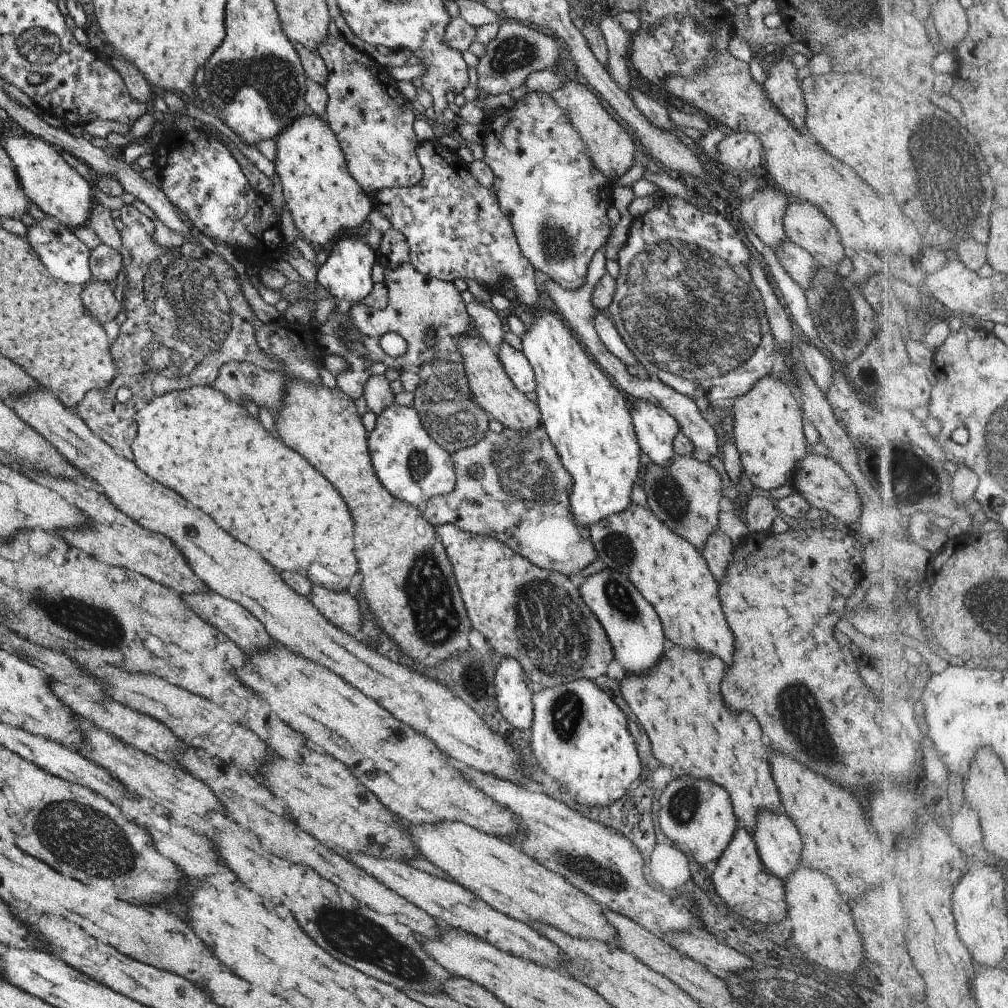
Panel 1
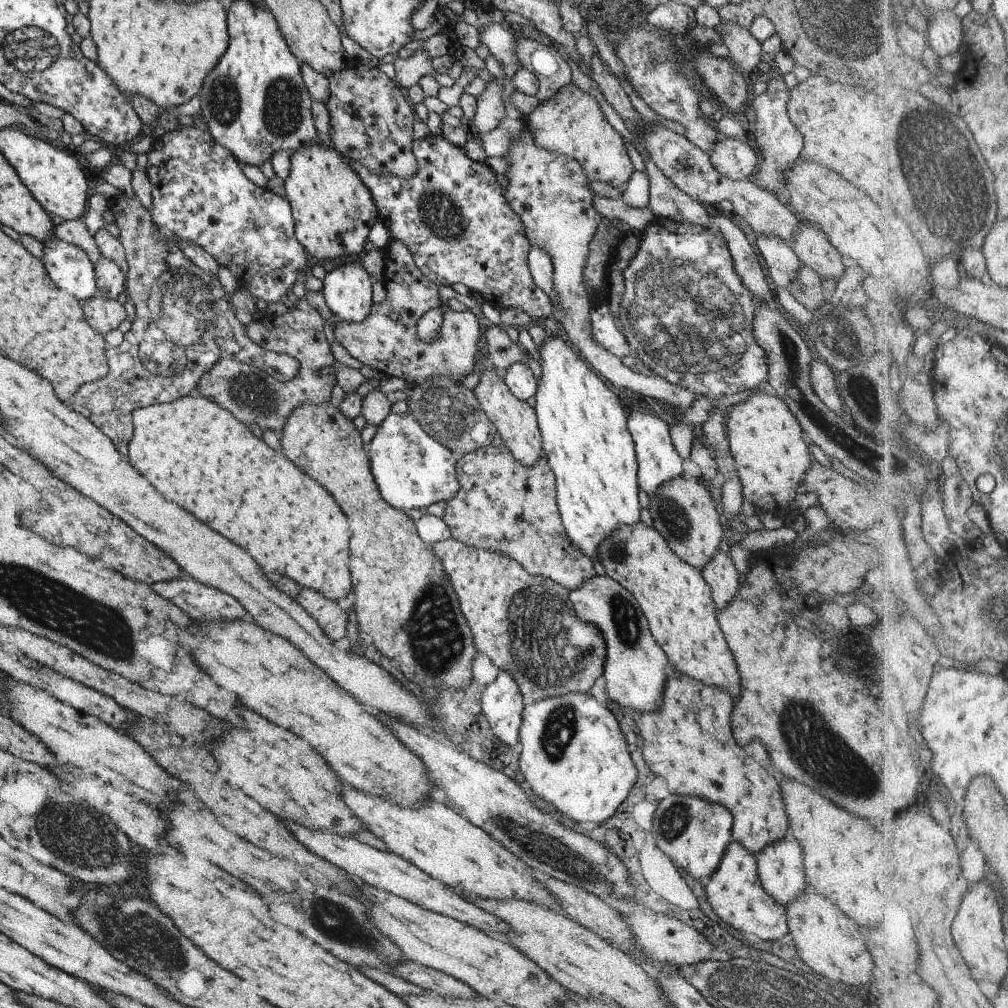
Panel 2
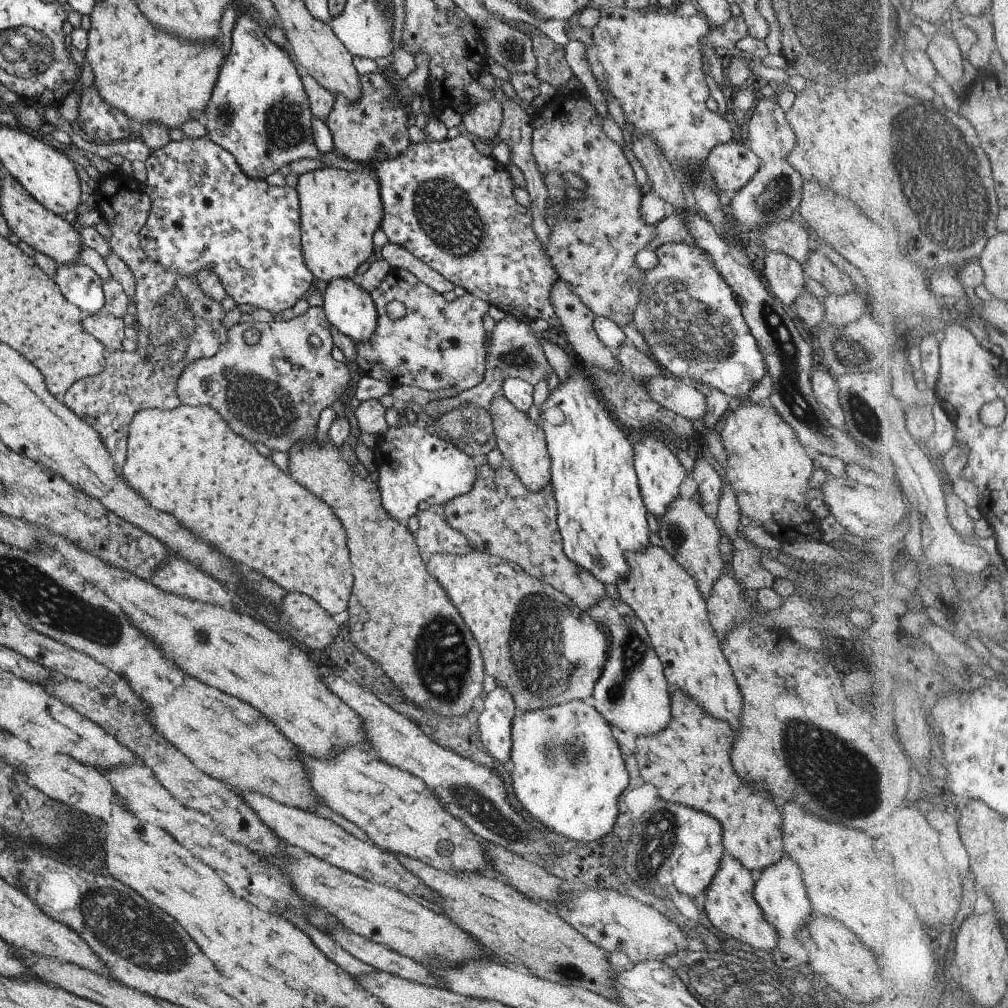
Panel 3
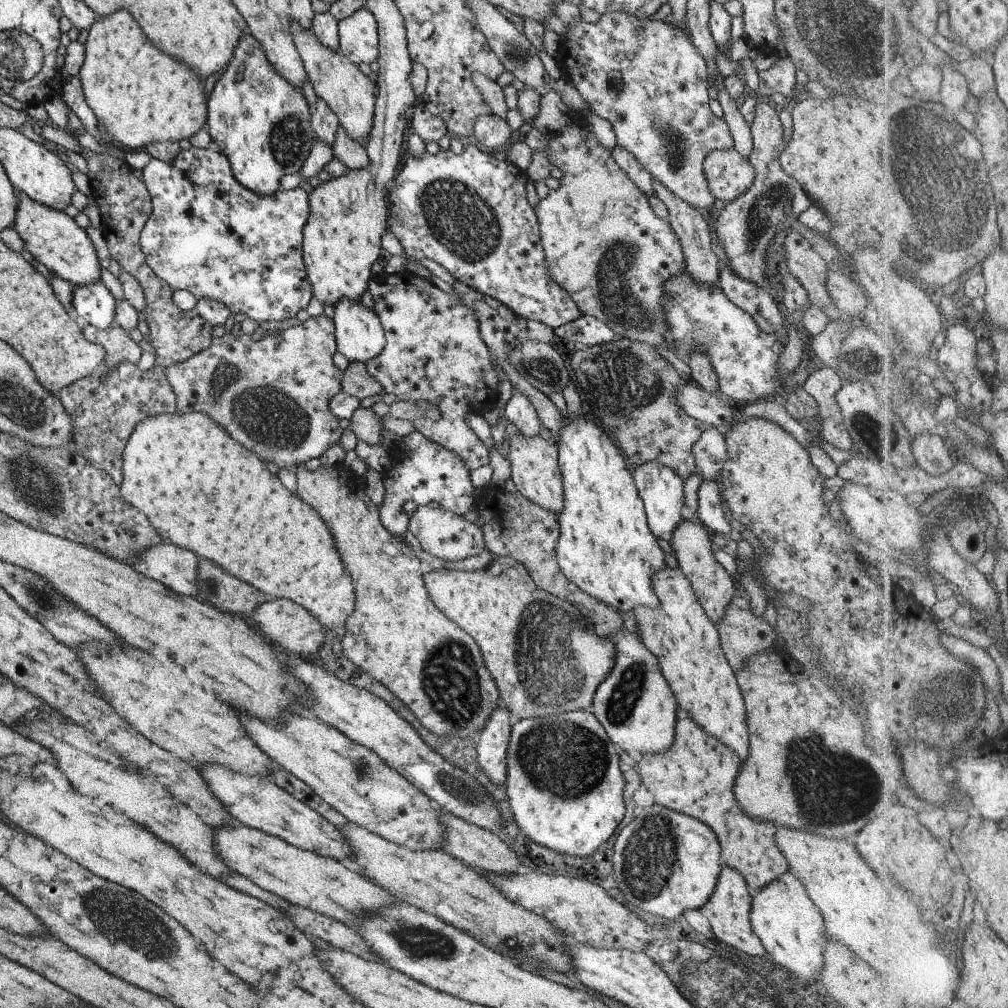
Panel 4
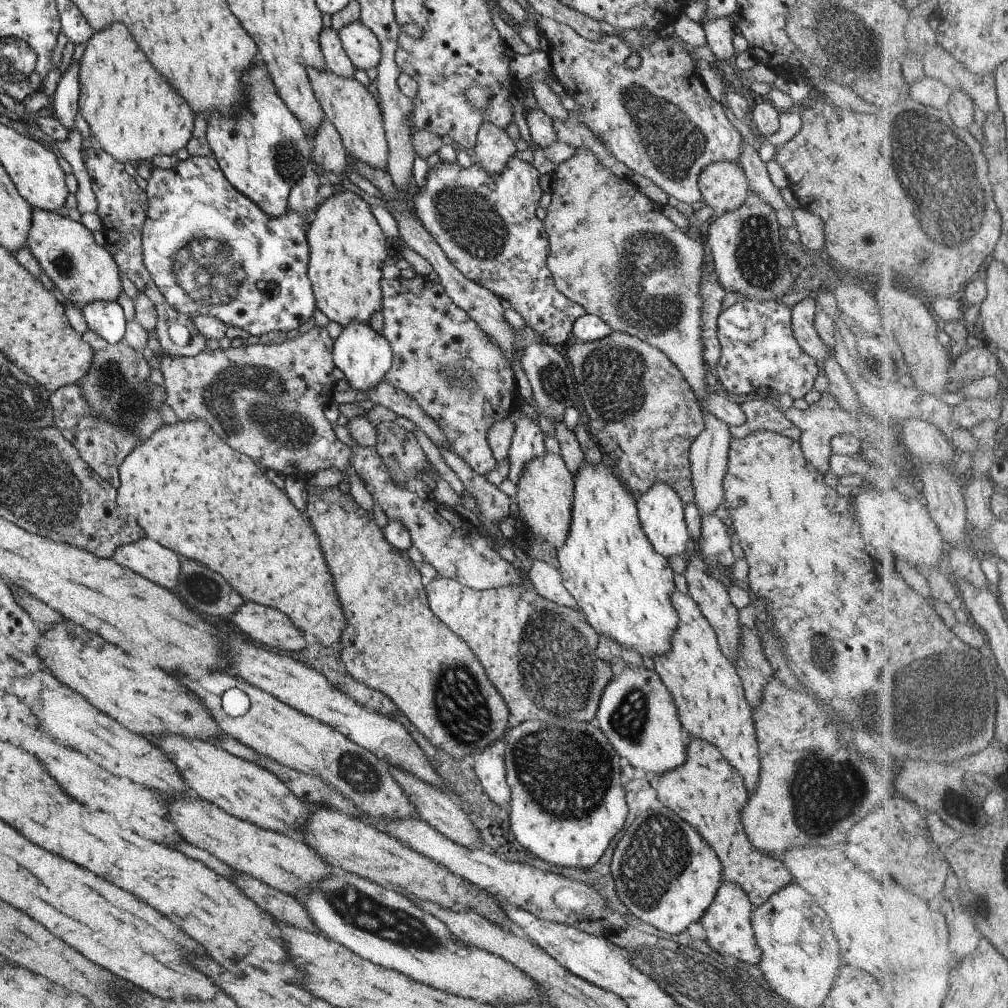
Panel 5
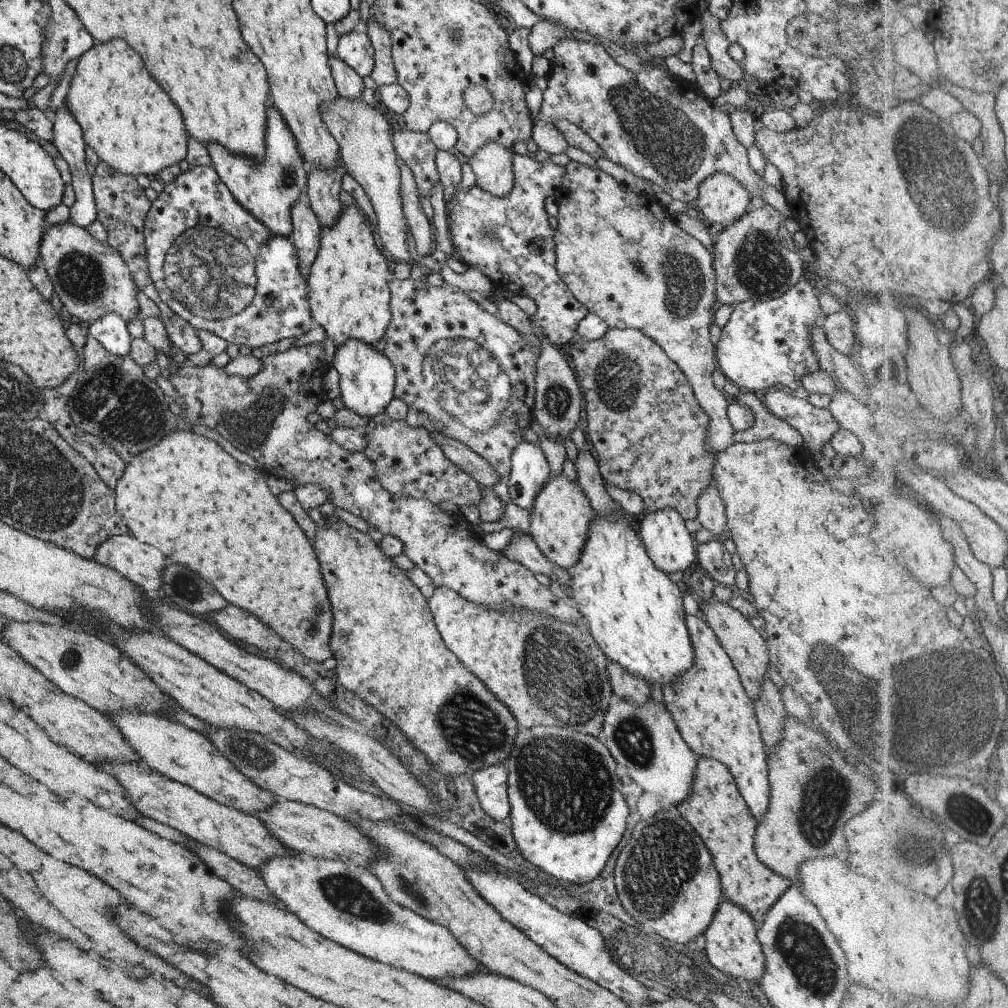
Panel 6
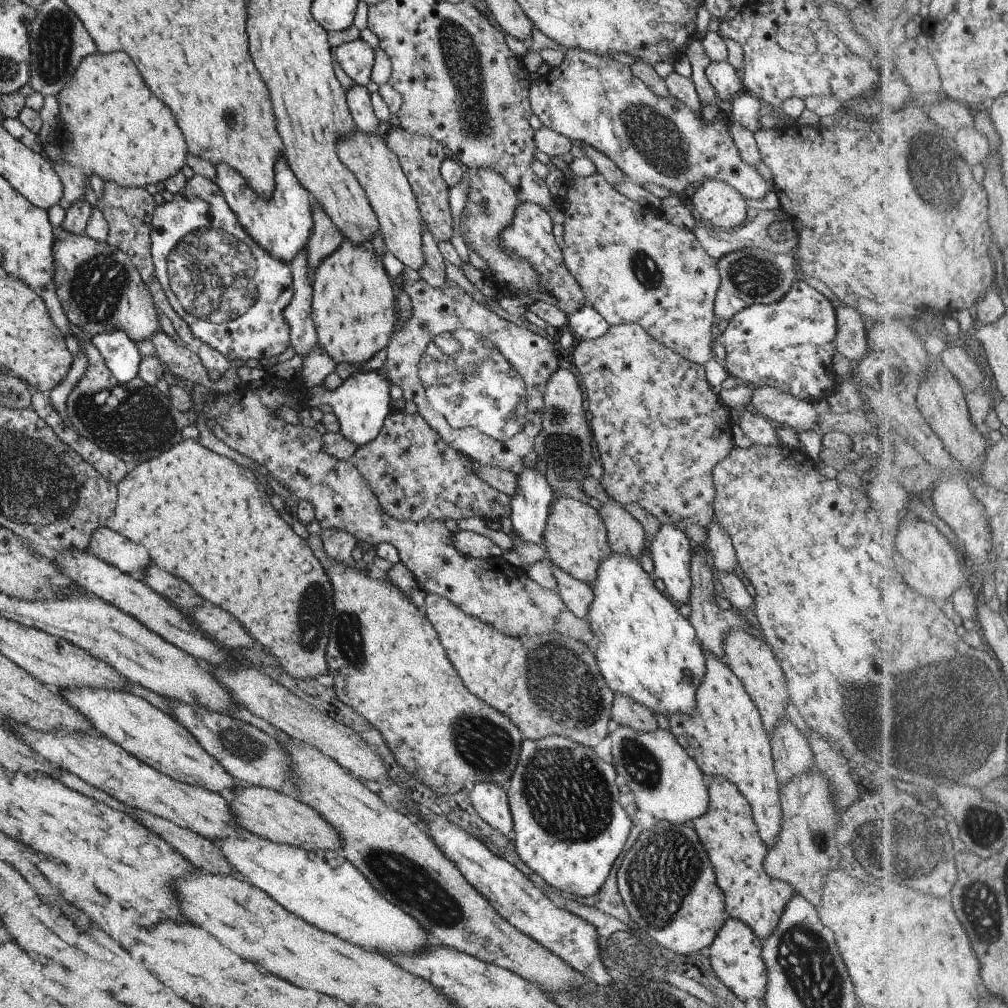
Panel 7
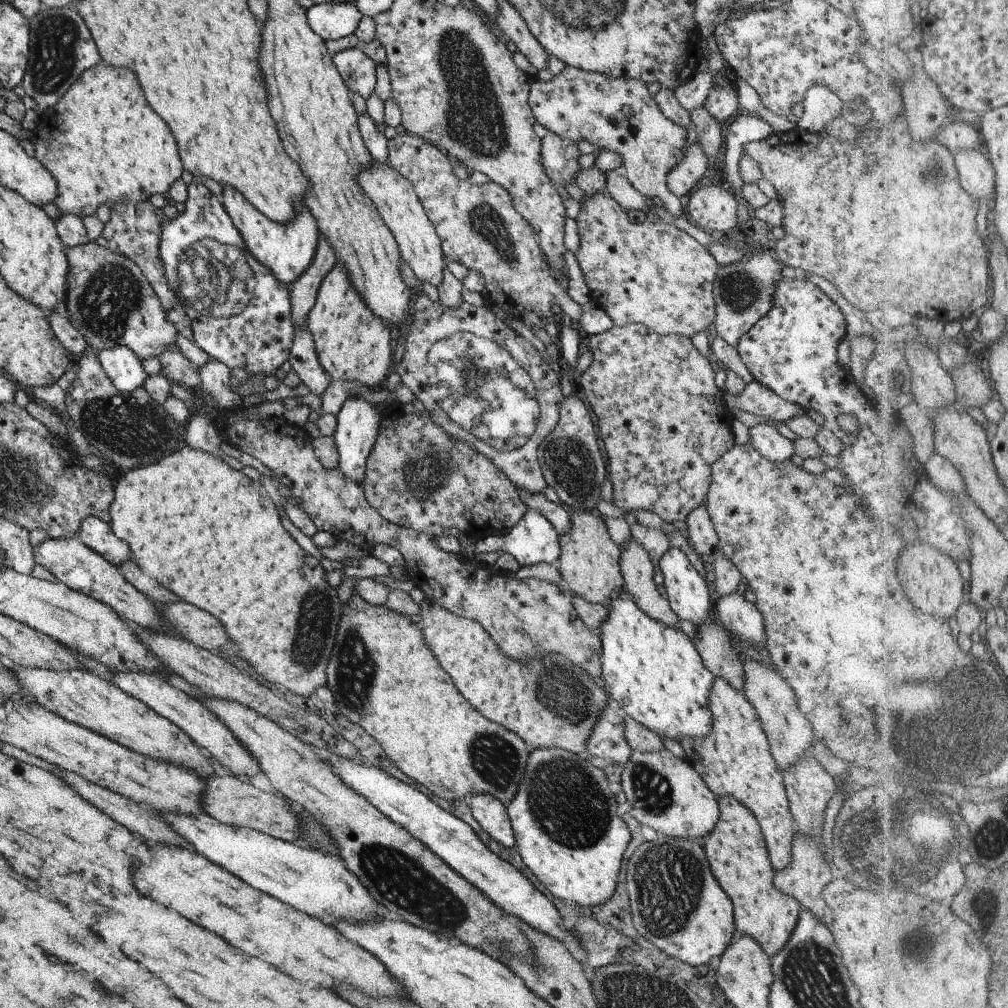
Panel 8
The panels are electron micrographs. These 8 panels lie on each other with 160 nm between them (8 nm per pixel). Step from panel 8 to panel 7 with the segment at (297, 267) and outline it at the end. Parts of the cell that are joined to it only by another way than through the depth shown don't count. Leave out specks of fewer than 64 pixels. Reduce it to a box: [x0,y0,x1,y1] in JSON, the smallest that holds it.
[214,156,313,265]

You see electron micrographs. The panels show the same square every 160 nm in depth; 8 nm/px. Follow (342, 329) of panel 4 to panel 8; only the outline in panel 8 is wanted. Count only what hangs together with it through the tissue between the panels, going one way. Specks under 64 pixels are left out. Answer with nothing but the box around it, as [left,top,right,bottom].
[332,395,381,483]

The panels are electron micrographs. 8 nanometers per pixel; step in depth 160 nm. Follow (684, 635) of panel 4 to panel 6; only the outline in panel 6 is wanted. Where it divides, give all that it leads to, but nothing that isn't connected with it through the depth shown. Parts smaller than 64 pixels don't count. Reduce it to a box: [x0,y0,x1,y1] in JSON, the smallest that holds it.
[660,614,769,822]

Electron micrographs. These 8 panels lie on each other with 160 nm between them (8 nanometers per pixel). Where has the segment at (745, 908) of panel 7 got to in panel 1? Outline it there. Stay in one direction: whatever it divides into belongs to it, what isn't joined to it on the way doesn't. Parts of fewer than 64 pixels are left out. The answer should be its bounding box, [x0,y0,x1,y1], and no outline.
[618,645,781,833]

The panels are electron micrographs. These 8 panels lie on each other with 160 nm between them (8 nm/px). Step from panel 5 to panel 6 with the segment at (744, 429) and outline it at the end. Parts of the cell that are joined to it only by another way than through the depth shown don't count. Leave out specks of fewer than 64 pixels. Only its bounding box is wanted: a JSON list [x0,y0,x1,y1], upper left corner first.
[734,392,802,447]

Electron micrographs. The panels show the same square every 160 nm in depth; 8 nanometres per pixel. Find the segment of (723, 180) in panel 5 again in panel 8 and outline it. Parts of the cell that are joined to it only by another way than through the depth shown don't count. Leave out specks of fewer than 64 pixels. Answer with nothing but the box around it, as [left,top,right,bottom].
[685,184,738,236]

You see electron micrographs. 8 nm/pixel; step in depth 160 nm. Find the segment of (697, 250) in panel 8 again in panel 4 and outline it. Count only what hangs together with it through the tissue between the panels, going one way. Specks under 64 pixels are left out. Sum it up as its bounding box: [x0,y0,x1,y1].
[524,121,727,481]

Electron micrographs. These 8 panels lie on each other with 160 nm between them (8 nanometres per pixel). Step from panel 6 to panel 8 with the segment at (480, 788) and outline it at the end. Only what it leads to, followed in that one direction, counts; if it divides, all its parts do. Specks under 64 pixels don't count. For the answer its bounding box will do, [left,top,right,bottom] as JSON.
[469,792,515,846]

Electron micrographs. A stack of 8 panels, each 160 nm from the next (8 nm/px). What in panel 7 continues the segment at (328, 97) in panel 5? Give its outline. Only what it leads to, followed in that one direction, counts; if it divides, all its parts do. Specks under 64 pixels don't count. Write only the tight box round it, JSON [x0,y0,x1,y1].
[337,127,423,271]

